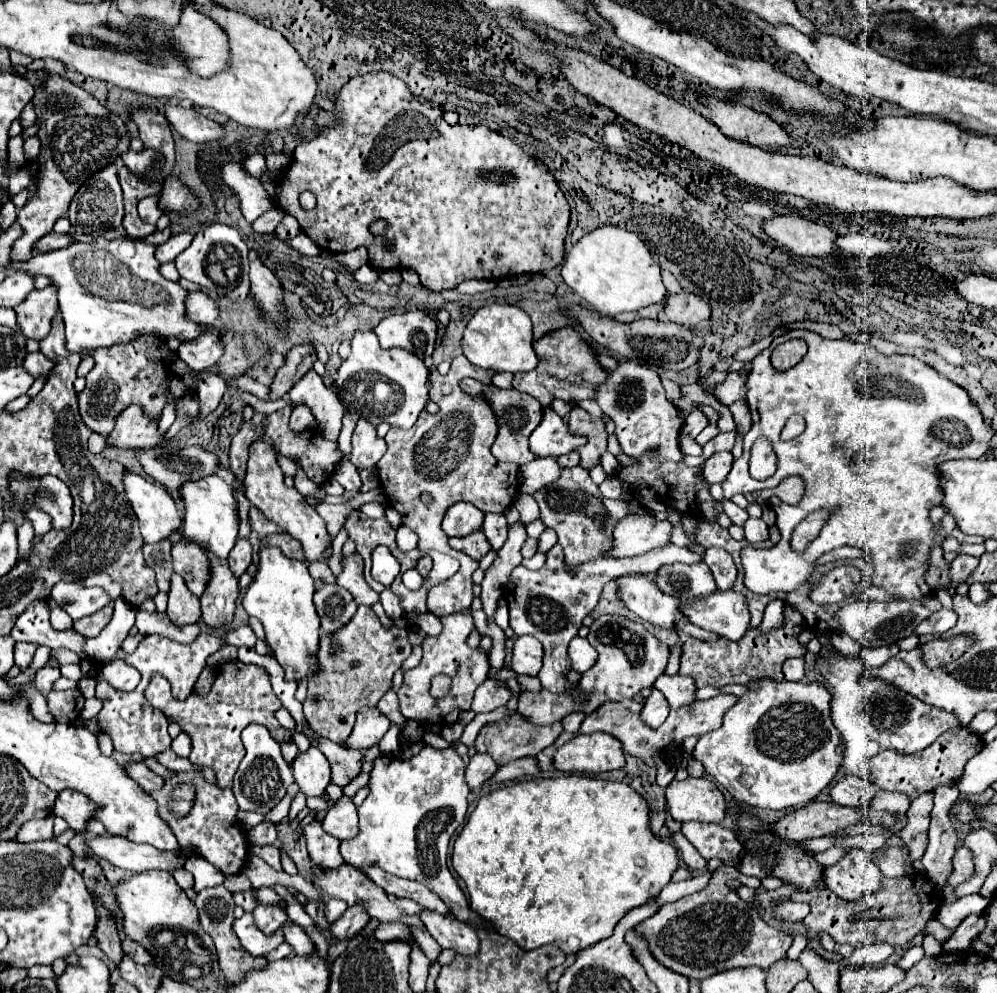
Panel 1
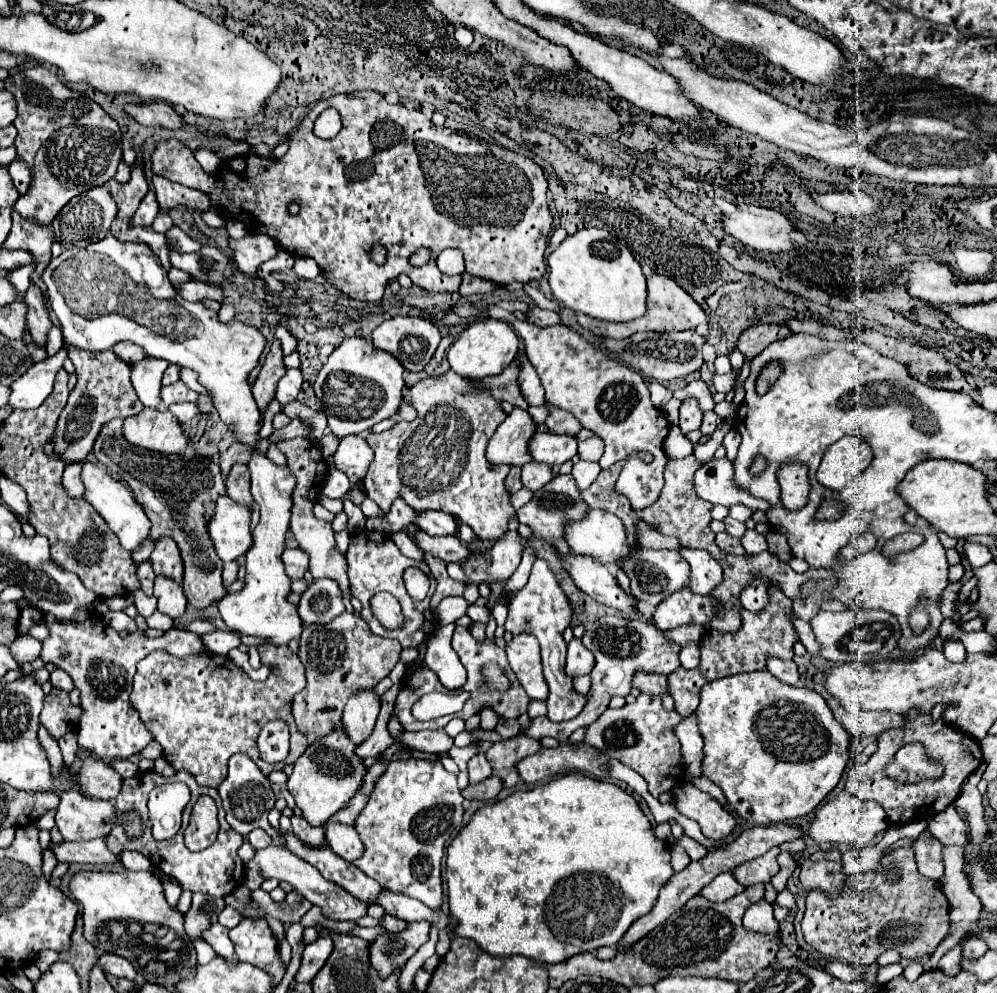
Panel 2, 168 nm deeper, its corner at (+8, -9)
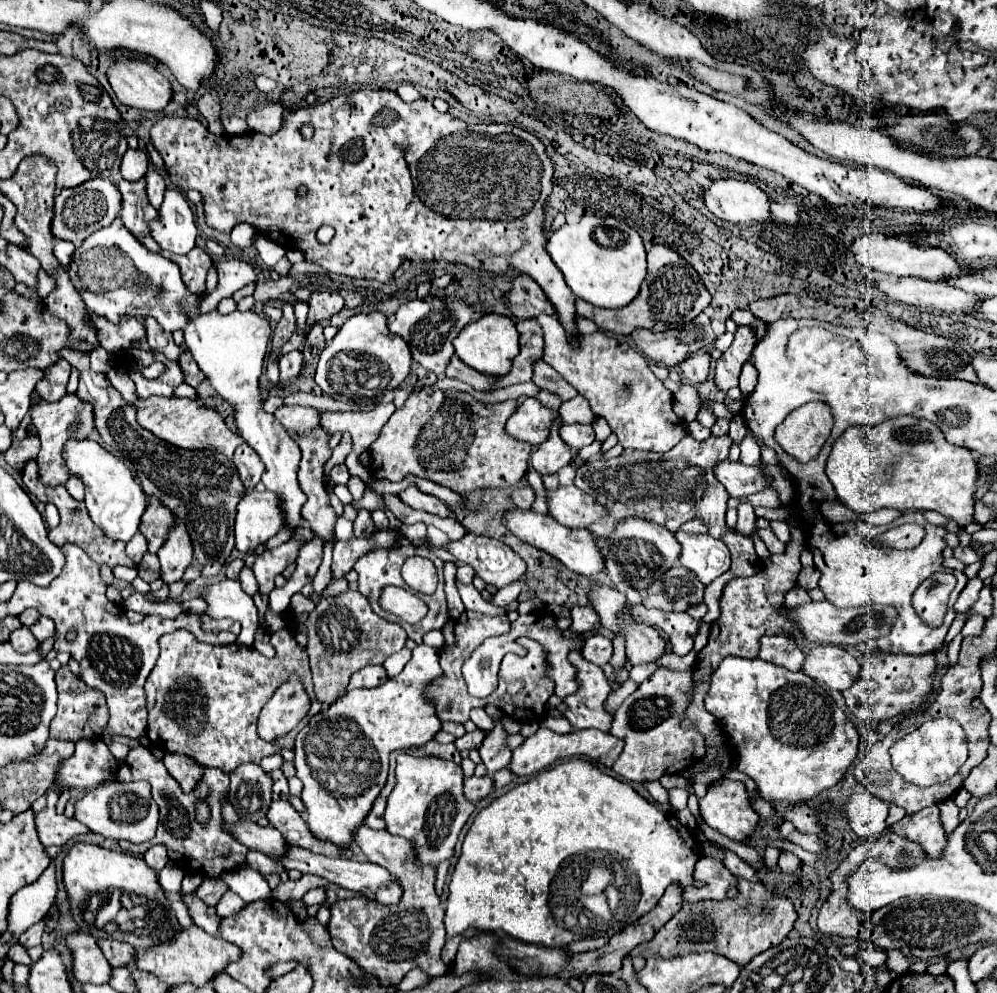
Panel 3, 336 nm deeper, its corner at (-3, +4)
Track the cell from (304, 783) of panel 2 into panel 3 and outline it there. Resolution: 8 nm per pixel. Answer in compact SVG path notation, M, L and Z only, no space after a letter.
M421 643L413 649L413 657L409 659L409 663L399 675L387 677L383 685L373 689L347 691L343 697L333 701L327 709L313 715L309 723L297 733L293 753L295 753L297 777L303 781L301 801L305 805L309 831L317 839L329 841L339 849L349 849L353 843L355 831L363 825L379 791L387 781L391 751L409 749L409 747L419 749L435 739L435 735L441 731L441 719L437 717L435 701L427 697L427 687L441 675L443 675L443 669L439 667L439 651Z

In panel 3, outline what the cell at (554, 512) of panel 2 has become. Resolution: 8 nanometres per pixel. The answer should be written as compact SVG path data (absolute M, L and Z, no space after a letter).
M521 485L517 489L513 489L513 495L511 495L511 501L519 507L519 509L529 509L531 503L533 503L533 489L529 485Z

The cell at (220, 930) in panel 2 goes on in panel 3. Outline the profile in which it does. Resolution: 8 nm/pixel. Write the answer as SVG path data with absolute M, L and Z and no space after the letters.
M183 893L181 899L183 899L183 903L187 905L189 917L191 917L191 921L193 921L197 927L205 929L205 931L211 933L211 935L217 935L217 933L219 933L219 917L215 915L215 909L213 909L213 907L207 907L203 901L199 901L199 897L195 897L195 895L191 895L191 893L187 893L187 895Z

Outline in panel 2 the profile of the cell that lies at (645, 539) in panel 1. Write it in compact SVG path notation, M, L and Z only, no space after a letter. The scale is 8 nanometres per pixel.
M590 510L584 520L568 524L564 532L574 554L590 556L600 564L618 562L628 548L624 522L606 510Z

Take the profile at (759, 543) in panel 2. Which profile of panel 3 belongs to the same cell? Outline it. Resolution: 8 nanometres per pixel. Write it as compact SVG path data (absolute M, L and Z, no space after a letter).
M773 521L773 523L771 523L771 529L773 529L773 533L777 535L777 539L779 539L781 543L789 543L791 533L789 533L789 527L787 527L783 521Z

